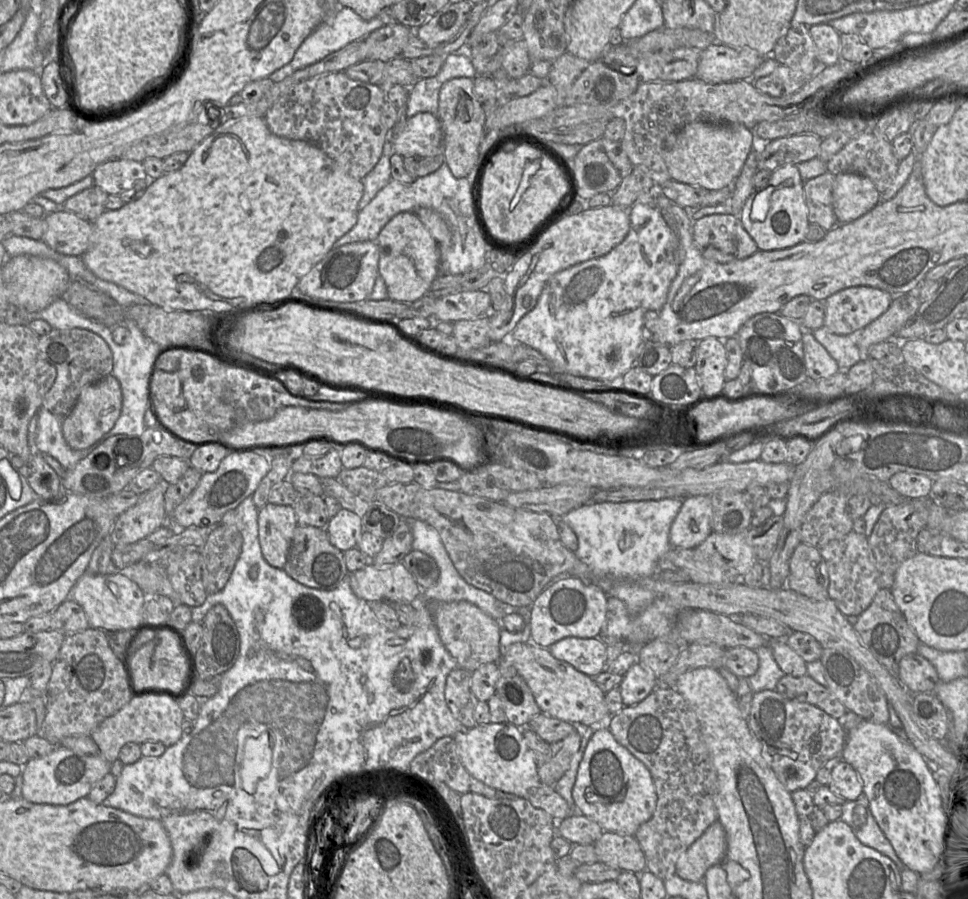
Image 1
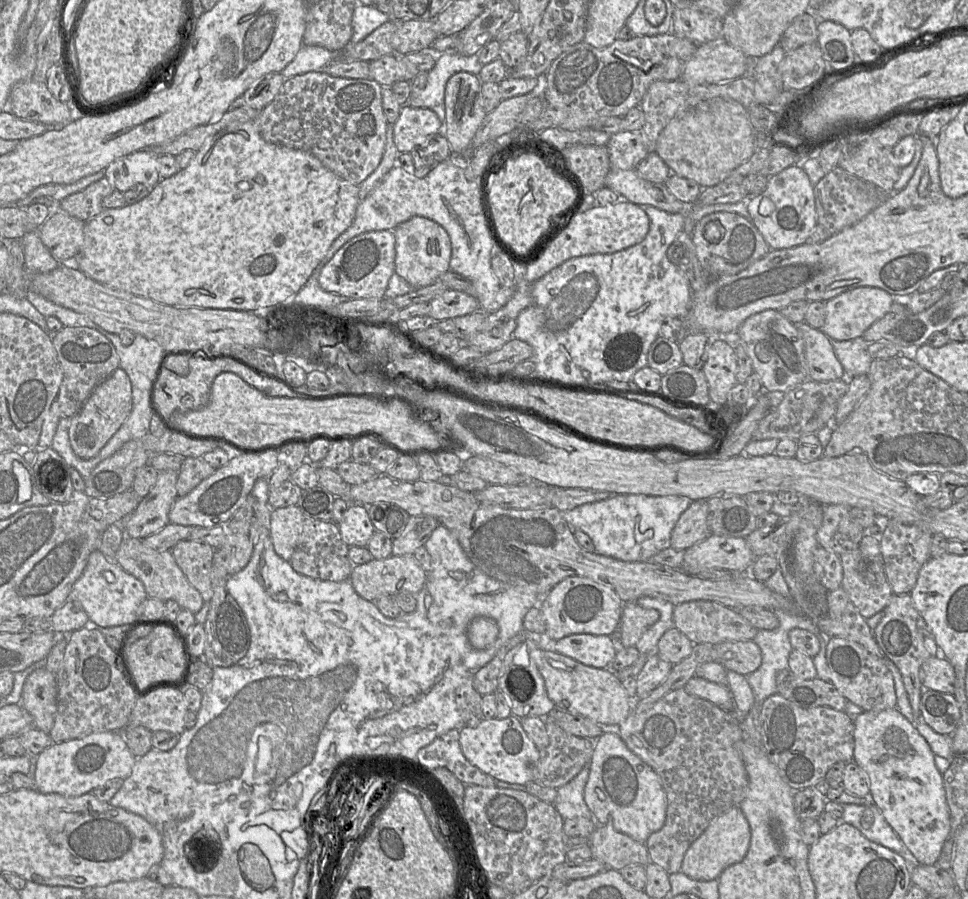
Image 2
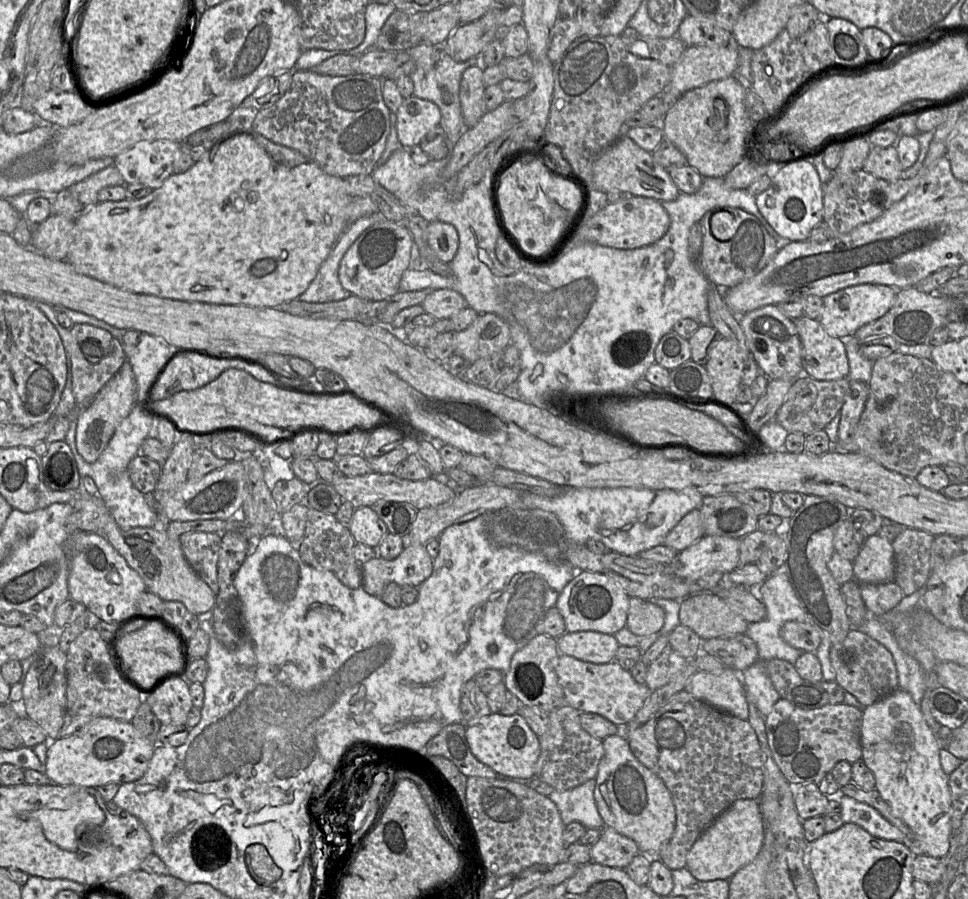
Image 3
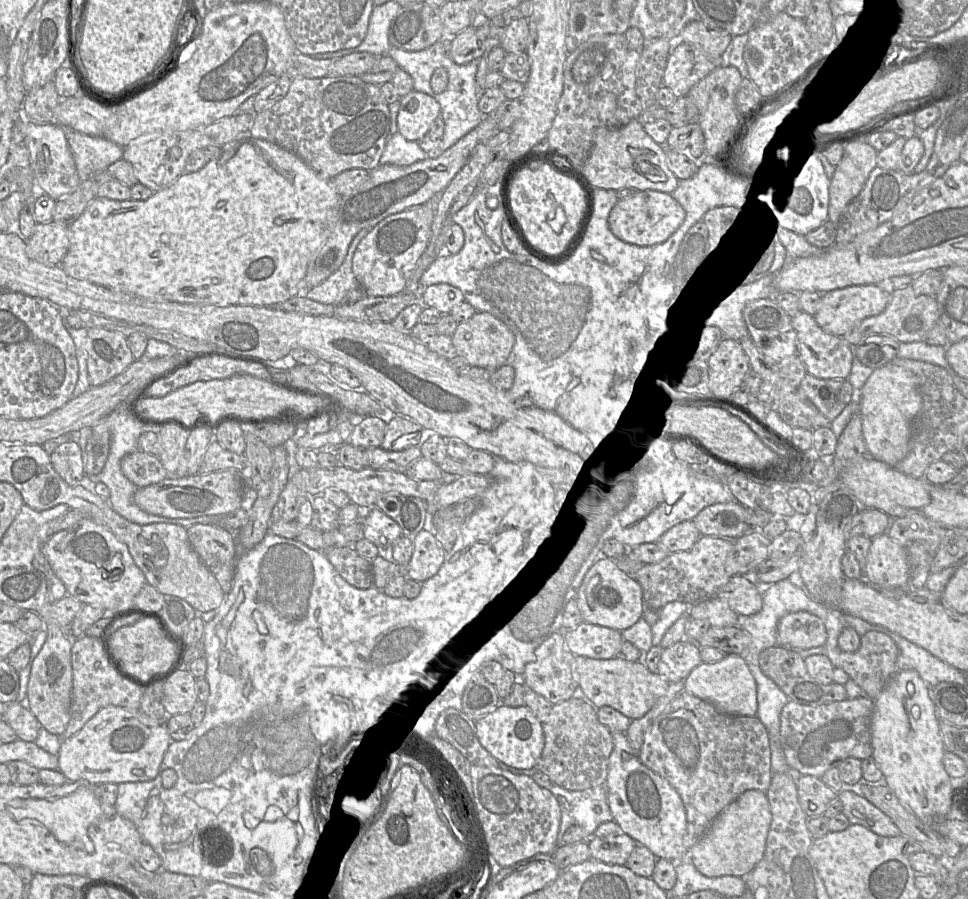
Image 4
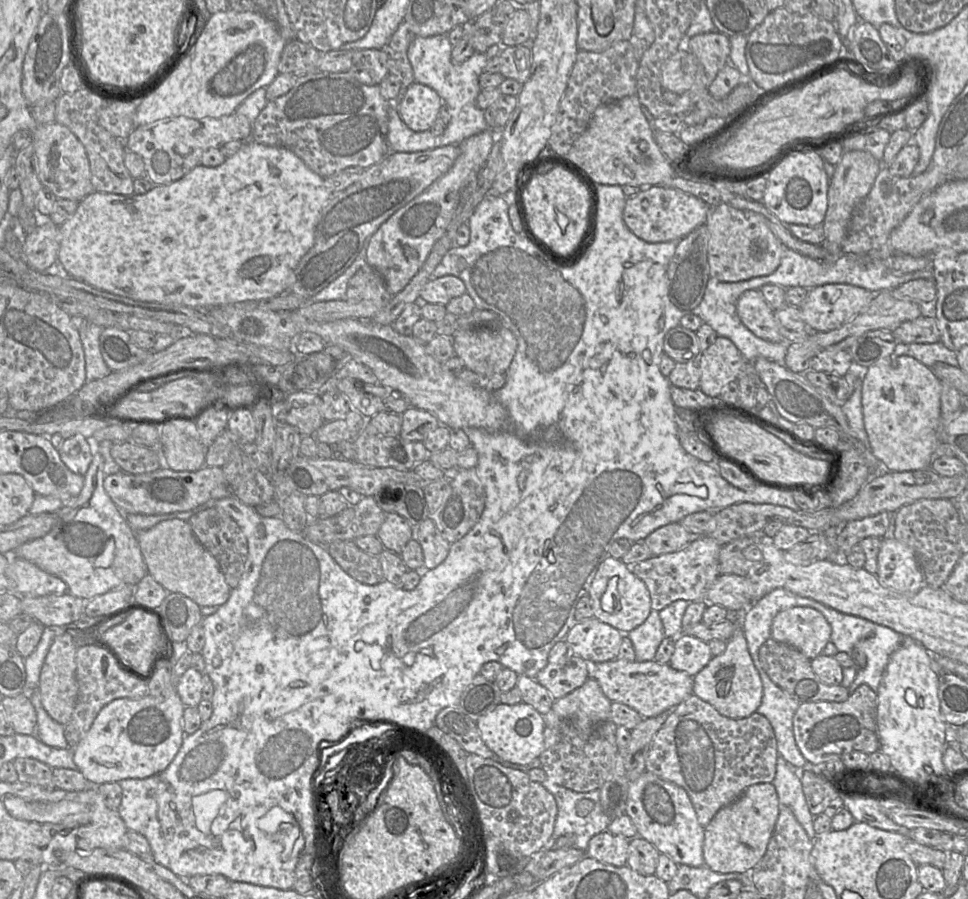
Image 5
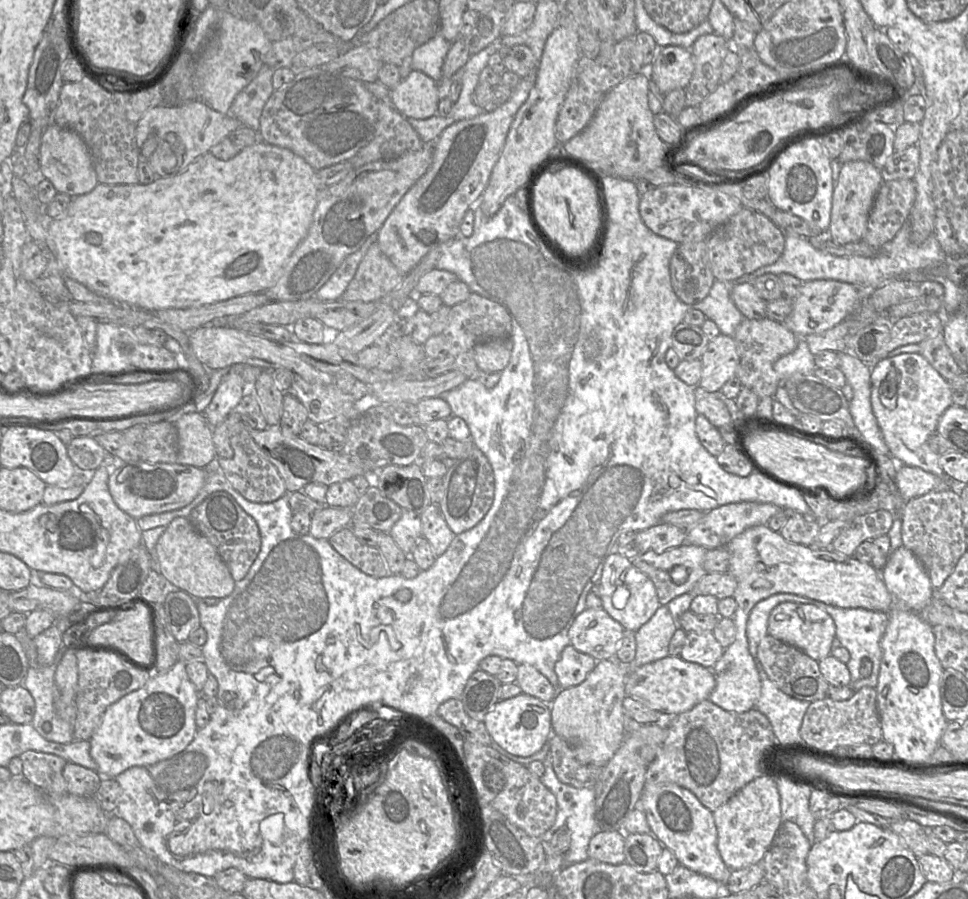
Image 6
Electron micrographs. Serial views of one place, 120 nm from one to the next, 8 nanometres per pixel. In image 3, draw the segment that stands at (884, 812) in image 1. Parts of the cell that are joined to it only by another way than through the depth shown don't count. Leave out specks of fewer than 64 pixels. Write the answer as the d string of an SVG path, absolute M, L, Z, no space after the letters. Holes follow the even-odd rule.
M900 688L862 711L862 760L875 776L875 789L889 804L893 814L900 818L922 843L924 854L937 859L944 858L949 851L952 837L951 799L948 775L944 773L940 763L939 741L926 724L912 696Z

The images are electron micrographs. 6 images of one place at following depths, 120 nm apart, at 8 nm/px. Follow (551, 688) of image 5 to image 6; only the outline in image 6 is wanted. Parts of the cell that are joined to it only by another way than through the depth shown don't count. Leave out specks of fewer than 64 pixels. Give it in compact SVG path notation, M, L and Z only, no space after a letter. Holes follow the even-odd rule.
M572 645L566 646L554 666L560 689L582 683L596 666L592 656L577 651Z

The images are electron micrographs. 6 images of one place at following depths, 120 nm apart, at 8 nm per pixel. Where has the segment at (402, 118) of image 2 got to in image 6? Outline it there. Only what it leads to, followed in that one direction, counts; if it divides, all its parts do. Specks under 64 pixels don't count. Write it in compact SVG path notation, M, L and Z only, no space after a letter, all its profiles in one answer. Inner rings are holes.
M411 70L390 89L393 107L406 118L428 119L437 114L438 83L421 71Z

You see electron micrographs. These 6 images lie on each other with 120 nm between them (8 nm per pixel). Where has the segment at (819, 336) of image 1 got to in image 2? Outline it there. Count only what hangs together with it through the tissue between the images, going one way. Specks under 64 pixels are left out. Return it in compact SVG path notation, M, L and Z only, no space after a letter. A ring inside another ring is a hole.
M857 337L843 341L832 340L831 342L847 379L868 374L873 358L868 352L866 341Z

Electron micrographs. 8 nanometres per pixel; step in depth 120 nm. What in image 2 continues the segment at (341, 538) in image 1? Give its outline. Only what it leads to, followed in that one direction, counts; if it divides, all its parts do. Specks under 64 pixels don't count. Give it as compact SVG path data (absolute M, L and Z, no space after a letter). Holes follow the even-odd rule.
M350 504L339 530L343 541L350 546L366 547L375 533L366 508L361 504Z

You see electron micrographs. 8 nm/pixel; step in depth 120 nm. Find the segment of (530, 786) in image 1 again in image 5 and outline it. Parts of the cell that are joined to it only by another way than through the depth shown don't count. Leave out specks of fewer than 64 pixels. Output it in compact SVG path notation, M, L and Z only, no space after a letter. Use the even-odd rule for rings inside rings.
M524 702L515 705L499 703L492 711L481 716L476 724L486 746L504 760L526 765L544 750L544 717Z

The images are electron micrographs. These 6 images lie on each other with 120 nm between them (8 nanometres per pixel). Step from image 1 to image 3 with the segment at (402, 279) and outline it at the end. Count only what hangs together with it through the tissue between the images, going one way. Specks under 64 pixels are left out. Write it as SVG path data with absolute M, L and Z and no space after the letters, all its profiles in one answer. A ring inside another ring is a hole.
M430 222L427 227L428 244L437 258L450 263L459 247L459 236L456 228L444 222Z

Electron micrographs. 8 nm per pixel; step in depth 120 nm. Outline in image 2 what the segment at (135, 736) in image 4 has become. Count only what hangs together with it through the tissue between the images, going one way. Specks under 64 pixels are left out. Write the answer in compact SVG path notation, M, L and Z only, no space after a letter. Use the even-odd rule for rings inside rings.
M106 731L82 739L53 743L37 756L33 779L35 789L42 794L81 796L112 779L126 779L137 759L128 749L120 732Z

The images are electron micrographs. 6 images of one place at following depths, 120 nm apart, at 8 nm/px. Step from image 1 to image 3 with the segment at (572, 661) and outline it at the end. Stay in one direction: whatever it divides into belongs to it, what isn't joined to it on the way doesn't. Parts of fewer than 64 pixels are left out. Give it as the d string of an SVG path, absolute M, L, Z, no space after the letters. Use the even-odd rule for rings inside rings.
M595 631L566 632L557 639L561 654L594 664L612 662L619 646L613 635Z

